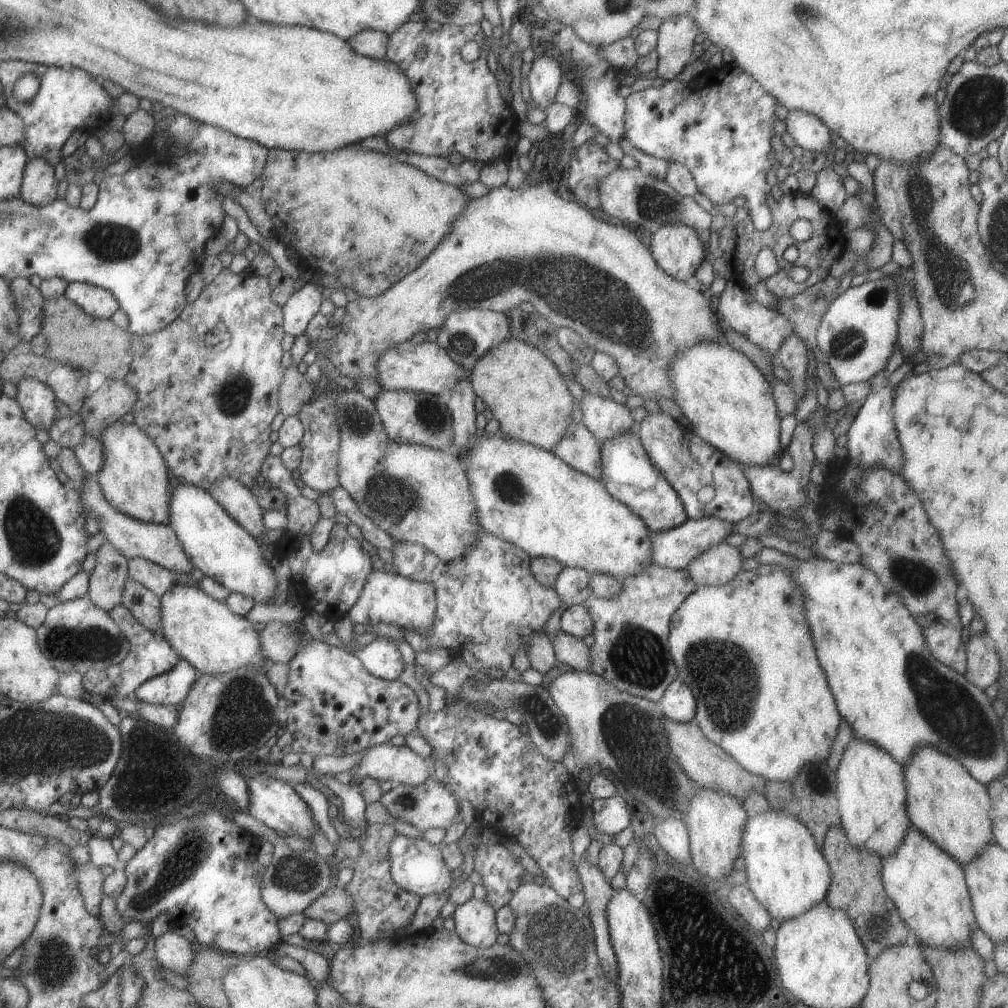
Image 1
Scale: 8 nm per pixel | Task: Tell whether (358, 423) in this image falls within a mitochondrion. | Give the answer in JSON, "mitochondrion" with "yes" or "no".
{"mitochondrion":"yes"}

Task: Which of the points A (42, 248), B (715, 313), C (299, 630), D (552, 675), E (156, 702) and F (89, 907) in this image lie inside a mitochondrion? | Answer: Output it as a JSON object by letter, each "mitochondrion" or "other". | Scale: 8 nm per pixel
{"A":"mitochondrion","B":"other","C":"other","D":"other","E":"other","F":"other"}

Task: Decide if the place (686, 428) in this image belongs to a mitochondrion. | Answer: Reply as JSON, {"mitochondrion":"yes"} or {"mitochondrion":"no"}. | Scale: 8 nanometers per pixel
{"mitochondrion":"no"}

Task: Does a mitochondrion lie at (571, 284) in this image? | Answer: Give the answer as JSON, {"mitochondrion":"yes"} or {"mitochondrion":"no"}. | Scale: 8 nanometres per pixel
{"mitochondrion":"yes"}

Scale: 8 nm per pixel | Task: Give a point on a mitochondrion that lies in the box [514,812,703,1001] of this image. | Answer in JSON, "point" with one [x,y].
{"point":[556,939]}

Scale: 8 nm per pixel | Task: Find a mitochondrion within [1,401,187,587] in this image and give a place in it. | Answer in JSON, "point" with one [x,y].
{"point":[34,540]}

